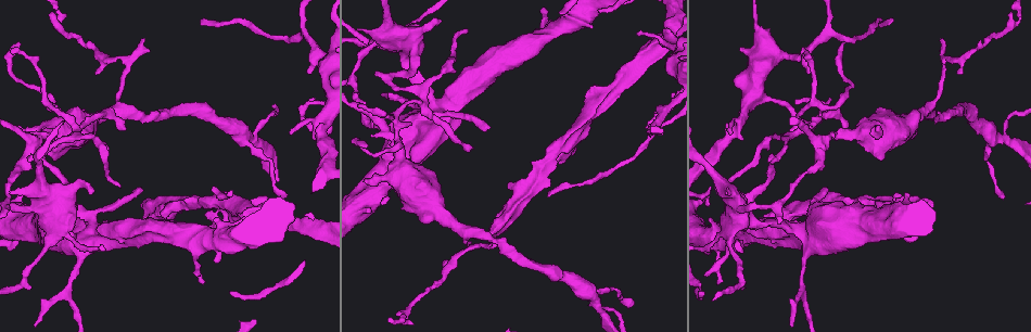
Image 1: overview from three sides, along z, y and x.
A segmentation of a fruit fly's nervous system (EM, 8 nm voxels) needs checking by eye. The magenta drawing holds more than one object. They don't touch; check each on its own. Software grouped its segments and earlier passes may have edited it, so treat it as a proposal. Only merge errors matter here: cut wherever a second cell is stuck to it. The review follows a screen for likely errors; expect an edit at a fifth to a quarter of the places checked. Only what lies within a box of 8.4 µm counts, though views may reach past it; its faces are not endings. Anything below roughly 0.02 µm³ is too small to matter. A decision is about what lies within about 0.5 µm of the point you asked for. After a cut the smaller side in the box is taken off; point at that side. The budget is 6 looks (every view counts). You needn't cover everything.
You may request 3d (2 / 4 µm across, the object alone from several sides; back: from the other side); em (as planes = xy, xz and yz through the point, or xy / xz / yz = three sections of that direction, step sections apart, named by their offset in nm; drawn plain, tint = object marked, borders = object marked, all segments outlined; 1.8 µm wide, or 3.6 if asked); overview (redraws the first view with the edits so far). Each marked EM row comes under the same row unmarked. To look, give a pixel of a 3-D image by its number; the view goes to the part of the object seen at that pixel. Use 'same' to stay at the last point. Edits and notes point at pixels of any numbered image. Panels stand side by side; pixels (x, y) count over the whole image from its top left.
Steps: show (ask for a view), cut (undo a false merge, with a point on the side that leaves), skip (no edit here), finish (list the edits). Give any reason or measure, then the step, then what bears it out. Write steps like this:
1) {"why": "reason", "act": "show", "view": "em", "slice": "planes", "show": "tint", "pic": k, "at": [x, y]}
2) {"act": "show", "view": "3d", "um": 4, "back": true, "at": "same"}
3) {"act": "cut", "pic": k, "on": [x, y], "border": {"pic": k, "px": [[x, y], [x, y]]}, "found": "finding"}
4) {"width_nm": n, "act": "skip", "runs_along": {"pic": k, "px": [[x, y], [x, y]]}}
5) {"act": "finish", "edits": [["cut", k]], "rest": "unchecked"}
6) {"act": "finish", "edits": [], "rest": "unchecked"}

{"why": "abrupt turn", "act": "show", "view": "3d", "um": 4, "pic": 1, "at": [437, 107]}

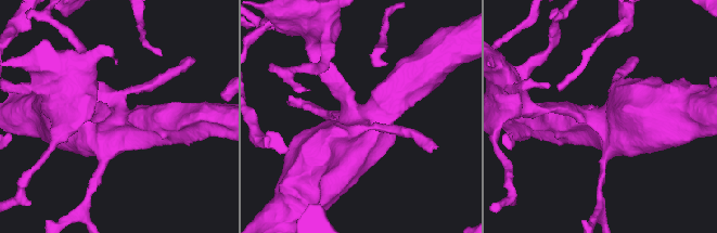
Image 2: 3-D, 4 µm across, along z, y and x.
{"act": "show", "view": "em", "um": 3.6, "slice": "yz", "step": 4, "show": "tint", "pic": 2, "at": [358, 119]}

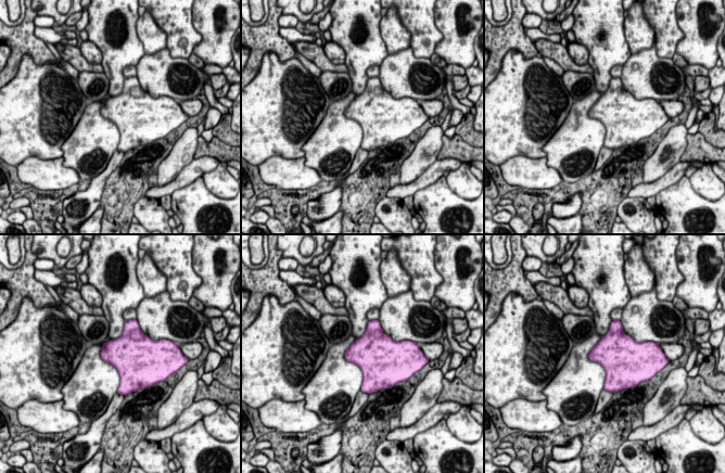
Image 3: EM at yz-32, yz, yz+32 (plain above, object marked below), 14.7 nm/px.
{"act": "show", "view": "em", "um": 3.6, "slice": "planes", "show": "tint", "at": "same"}

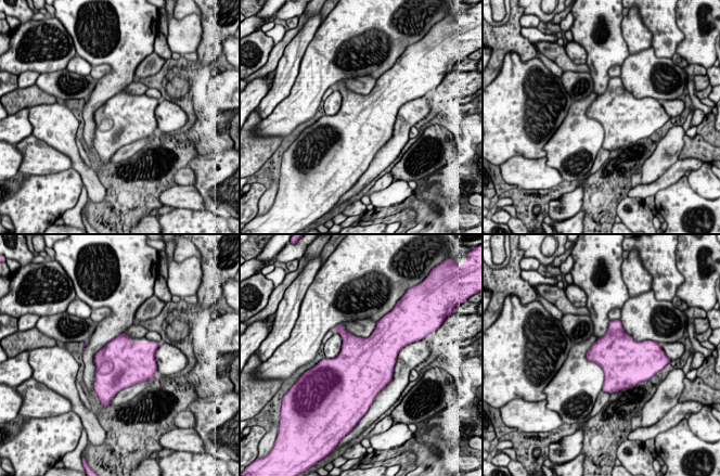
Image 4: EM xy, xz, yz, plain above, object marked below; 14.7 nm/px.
{"act": "skip", "found": "one cell here"}

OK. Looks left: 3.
{"why": "two arms in line, one across", "act": "show", "view": "em", "slice": "planes", "show": "tint", "pic": 1, "at": [379, 123]}

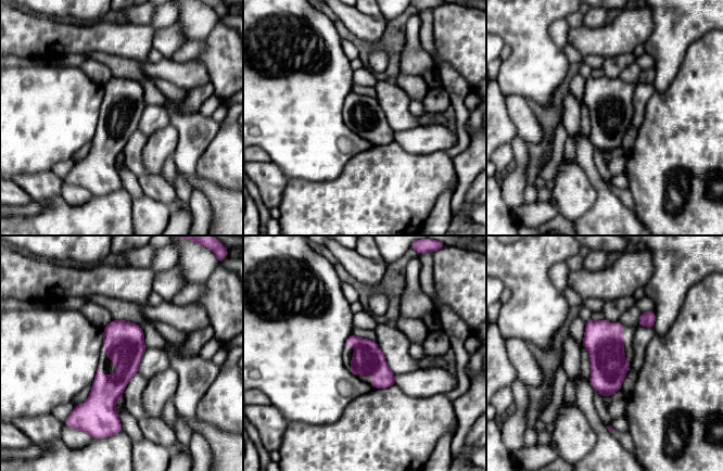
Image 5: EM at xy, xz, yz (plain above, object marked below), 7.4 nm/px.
{"act": "skip", "found": "one cell here"}

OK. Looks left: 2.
{"why": "sharp bend", "act": "show", "view": "em", "slice": "planes", "show": "borders", "pic": 1, "at": [304, 108]}

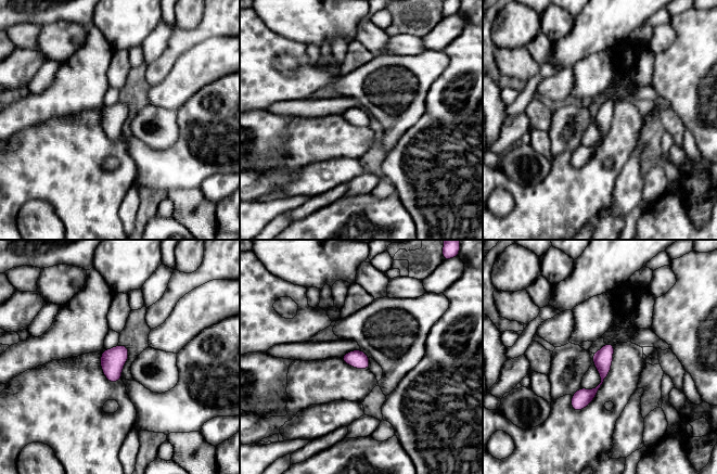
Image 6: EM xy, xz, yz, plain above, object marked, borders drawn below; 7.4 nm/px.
{"act": "skip", "found": "all the same cell"}

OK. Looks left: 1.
{"act": "finish", "edits": [], "rest": "unchecked"}

